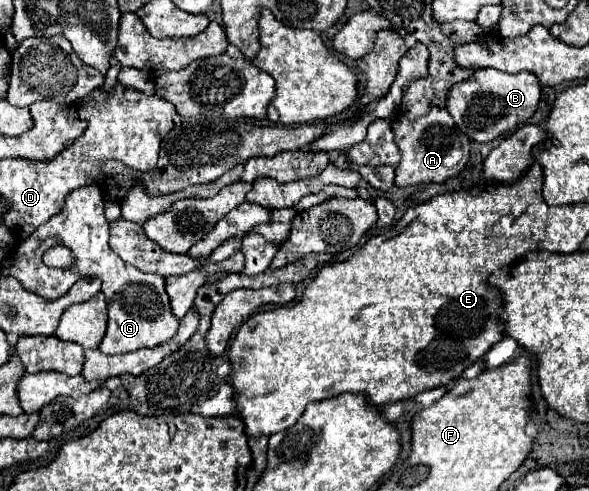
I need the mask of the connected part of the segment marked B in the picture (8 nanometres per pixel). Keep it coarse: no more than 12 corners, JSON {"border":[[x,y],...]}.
{"border":[[480,69],[446,91],[476,143],[524,125],[540,101],[530,71]]}

